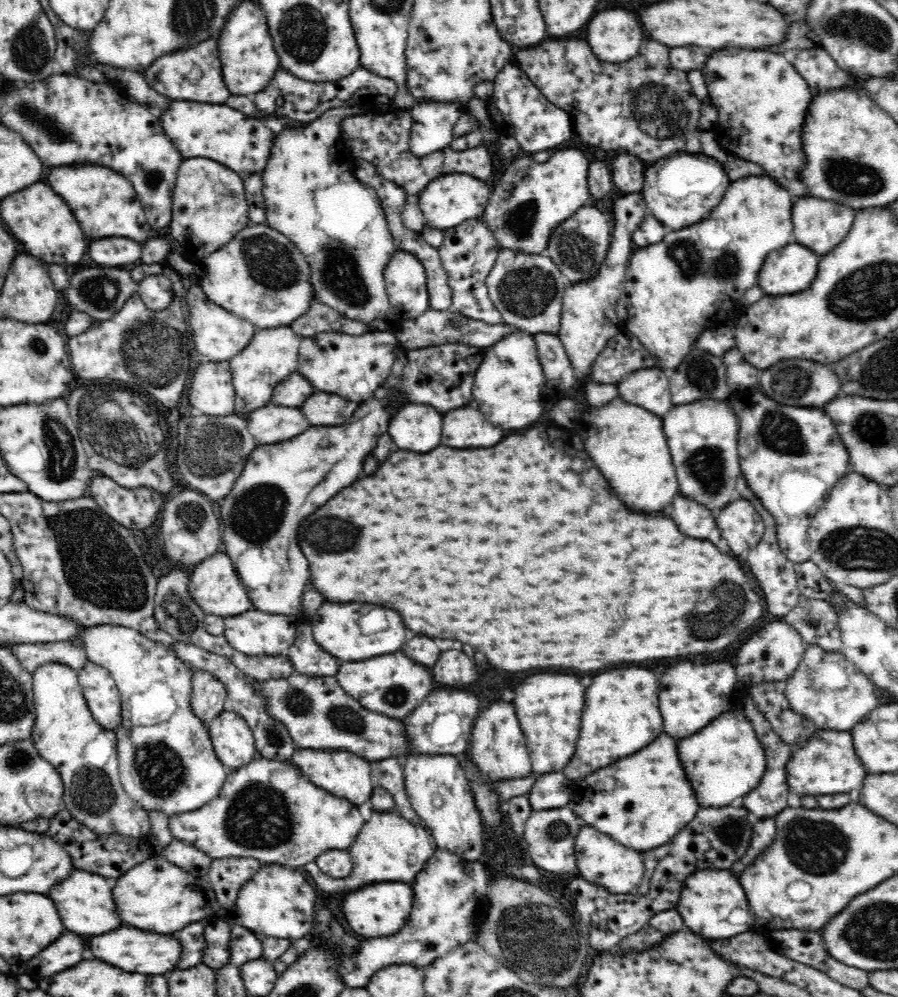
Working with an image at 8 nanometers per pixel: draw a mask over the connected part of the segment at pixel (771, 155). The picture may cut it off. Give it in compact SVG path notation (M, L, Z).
M722 48L714 50L708 56L701 71L706 79L708 98L718 111L718 122L711 129L718 144L739 159L759 164L766 169L766 174L774 178L791 196L797 198L806 196L806 187L800 180L800 168L806 164L800 140L805 116L814 93L793 64L788 62L782 53L770 50Z

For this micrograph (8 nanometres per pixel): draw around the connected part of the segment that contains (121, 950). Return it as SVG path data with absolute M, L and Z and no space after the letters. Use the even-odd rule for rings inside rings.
M126 926L114 930L114 932L106 932L102 936L90 938L88 948L94 954L94 958L100 958L102 962L108 962L126 972L140 972L140 974L164 974L168 970L174 970L174 966L180 958L180 944L178 944L176 936L142 932L138 928L126 928Z

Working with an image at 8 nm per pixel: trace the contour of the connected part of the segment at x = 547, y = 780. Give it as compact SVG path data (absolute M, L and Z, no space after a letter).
M563 772L541 774L528 793L533 811L570 806L569 782Z

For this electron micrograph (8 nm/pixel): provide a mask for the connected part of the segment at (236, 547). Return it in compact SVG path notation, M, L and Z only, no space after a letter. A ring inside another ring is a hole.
M372 400L372 402L368 402L368 404L362 404L356 412L354 412L354 416L346 422L346 424L342 424L342 426L336 426L336 428L324 428L324 426L310 426L306 432L302 432L300 436L296 436L296 438L292 438L292 440L285 440L276 444L269 445L258 445L254 450L249 454L249 458L246 459L246 466L242 469L240 476L235 480L233 487L229 490L229 493L217 504L217 513L220 518L221 525L221 537L224 543L224 548L226 548L225 553L233 560L234 565L236 566L236 560L240 558L240 554L244 554L246 550L250 550L250 548L254 548L254 546L260 546L260 548L271 548L274 554L274 559L276 563L280 565L282 570L274 574L276 578L270 578L270 584L268 586L260 586L260 588L247 588L247 592L249 593L250 600L253 602L253 608L256 610L261 610L262 612L269 612L270 614L286 614L288 616L294 616L299 612L304 610L302 607L302 594L304 594L304 590L306 590L306 584L308 580L310 580L310 566L308 566L308 559L304 556L302 549L298 546L297 536L300 520L304 520L308 514L312 514L315 510L318 510L324 502L328 502L334 494L338 494L342 488L346 488L346 486L350 486L352 482L354 482L354 478L358 478L360 476L360 472L362 472L362 462L364 462L364 458L370 454L370 450L374 448L374 444L376 444L376 440L378 440L378 436L380 434L384 434L386 432L386 428L388 428L388 420L392 418L392 414L396 412L398 408L396 406L392 406L392 402L388 404L386 400ZM322 438L326 438L328 442L330 442L330 446L328 448L320 448L320 440Z

